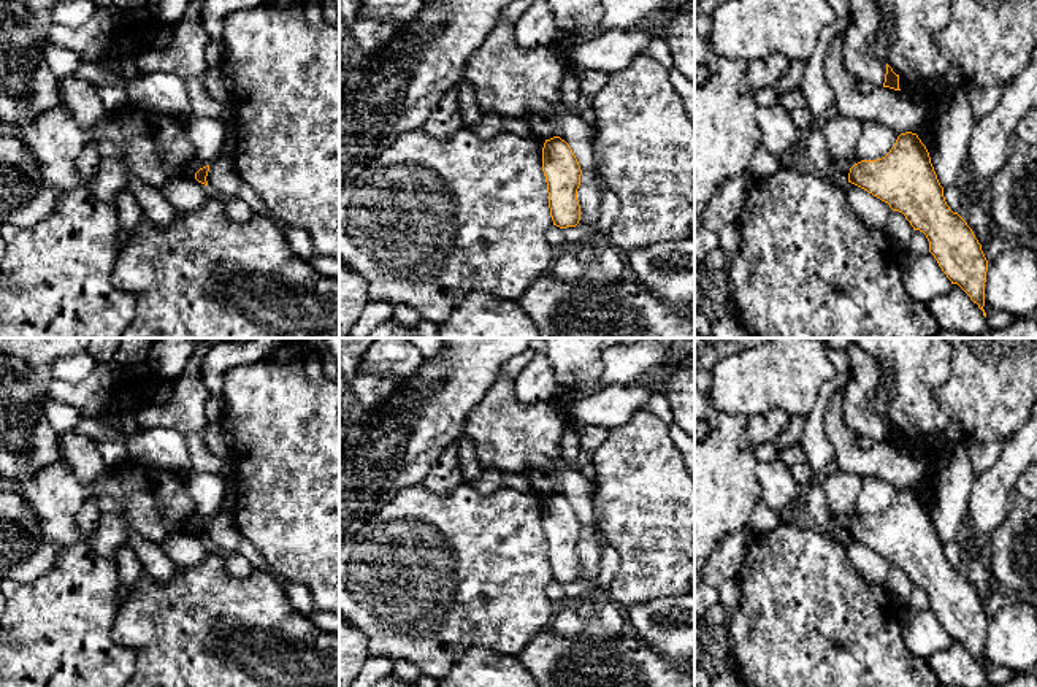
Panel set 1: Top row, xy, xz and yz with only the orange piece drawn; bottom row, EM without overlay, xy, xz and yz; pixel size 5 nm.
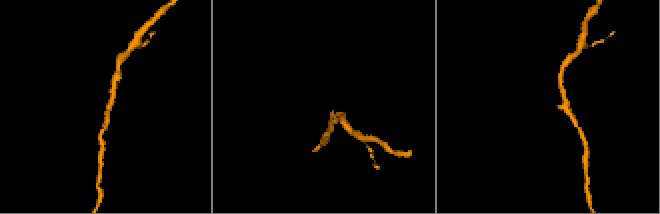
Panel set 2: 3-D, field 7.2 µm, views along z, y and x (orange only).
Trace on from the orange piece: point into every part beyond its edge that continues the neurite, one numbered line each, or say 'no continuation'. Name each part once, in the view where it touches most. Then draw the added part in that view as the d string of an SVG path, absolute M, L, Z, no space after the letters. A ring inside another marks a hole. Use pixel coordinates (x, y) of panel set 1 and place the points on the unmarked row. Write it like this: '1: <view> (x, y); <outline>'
no continuation

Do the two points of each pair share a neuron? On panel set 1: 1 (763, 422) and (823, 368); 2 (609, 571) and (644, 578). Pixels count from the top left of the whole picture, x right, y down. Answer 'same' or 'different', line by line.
1: different
2: different

